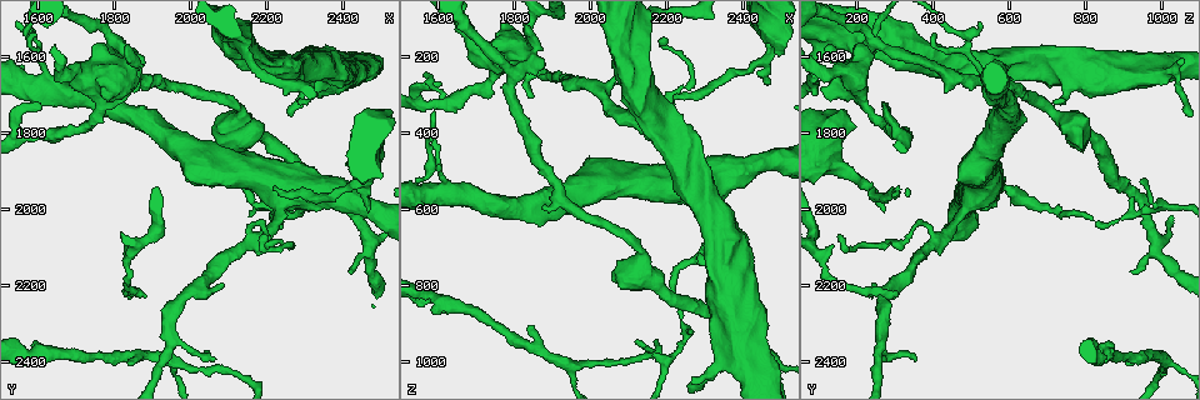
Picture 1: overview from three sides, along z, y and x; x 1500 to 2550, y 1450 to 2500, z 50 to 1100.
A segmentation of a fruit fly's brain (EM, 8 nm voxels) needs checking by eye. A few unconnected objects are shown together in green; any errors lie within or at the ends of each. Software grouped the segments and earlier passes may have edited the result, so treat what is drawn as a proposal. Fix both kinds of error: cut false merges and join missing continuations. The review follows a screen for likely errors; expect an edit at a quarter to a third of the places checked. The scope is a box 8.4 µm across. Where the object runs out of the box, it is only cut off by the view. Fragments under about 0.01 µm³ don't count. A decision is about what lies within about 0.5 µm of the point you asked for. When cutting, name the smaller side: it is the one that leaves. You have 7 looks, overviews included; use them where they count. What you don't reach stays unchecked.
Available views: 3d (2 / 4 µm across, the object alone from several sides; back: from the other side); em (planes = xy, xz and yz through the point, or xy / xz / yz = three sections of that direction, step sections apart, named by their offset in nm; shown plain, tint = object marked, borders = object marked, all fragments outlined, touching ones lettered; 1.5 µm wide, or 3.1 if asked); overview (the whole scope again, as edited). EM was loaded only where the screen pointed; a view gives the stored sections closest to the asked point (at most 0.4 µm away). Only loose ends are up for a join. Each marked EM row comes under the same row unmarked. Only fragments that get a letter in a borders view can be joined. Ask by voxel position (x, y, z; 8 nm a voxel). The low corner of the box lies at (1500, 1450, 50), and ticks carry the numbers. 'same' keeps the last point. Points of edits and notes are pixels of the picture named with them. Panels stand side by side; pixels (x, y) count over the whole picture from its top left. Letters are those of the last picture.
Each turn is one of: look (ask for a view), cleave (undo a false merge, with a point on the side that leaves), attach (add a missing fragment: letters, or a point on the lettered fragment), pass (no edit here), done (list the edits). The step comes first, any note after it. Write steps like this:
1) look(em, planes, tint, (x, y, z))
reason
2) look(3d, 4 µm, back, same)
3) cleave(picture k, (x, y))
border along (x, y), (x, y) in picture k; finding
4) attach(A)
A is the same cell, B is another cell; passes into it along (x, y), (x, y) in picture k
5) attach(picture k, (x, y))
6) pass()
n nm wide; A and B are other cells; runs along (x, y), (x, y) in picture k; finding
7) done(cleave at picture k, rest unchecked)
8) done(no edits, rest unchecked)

look(3d, 2 µm, (1845, 1630, 195))
four or more arms meet

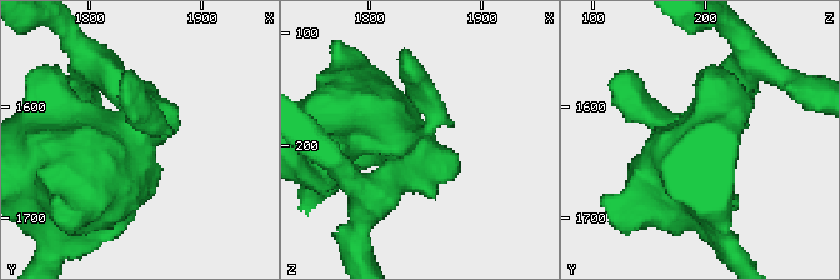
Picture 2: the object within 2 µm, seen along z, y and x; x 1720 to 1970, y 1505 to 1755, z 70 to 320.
look(em, yz, step 4, borders, (1838, 1628, 196))
now the EM

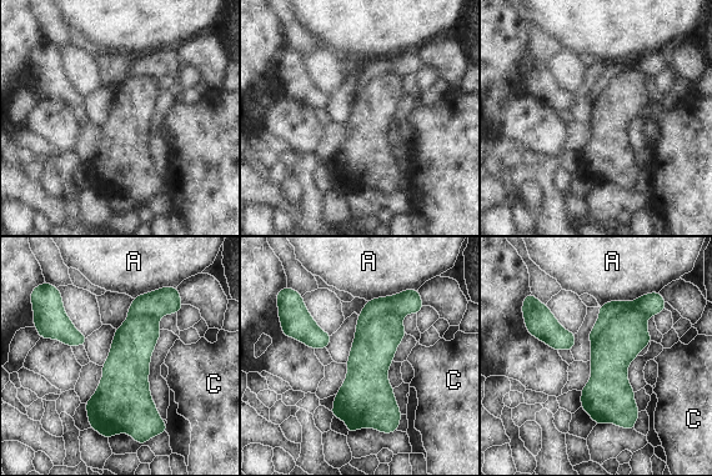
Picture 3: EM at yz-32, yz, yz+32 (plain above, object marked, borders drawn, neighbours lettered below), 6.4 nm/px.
cleave(picture 3, (652, 304))
A touches over 400 nm; A and C are other cells; the part that leaves runs along (658, 306), (617, 306), (592, 337) in picture 3; two neurons meet here

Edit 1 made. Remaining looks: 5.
look(overview)

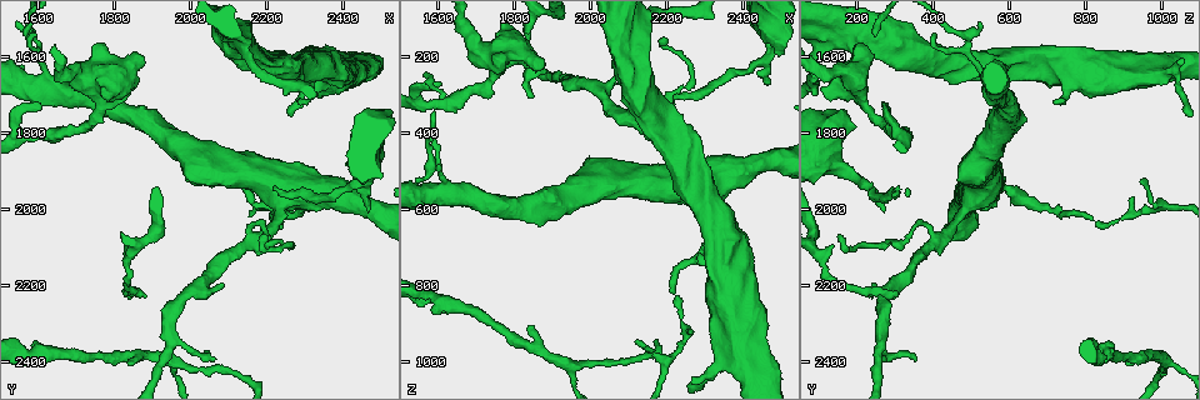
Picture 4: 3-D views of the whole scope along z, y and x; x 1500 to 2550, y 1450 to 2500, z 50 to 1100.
look(3d, 2 µm, (2085, 2190, 240))
branch stops here

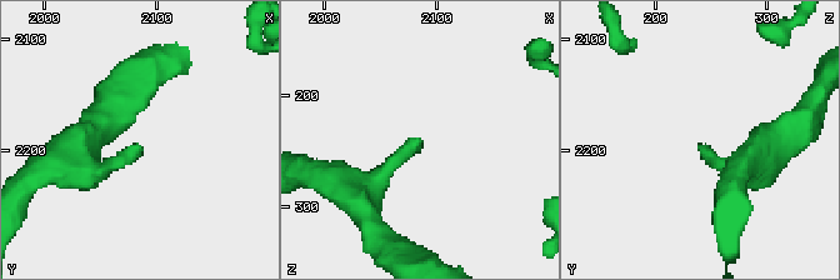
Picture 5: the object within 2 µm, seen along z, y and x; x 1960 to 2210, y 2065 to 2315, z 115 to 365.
look(em, xz, step 8, tint, (2084, 2196, 240))

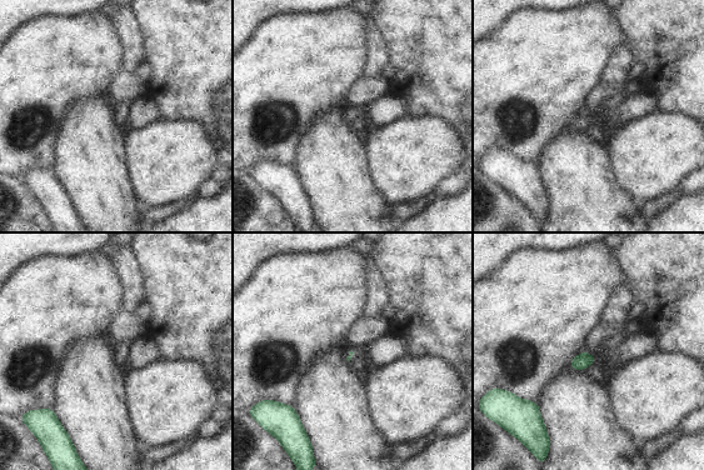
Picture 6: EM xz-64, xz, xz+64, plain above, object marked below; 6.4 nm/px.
look(em, planes, borders, same)

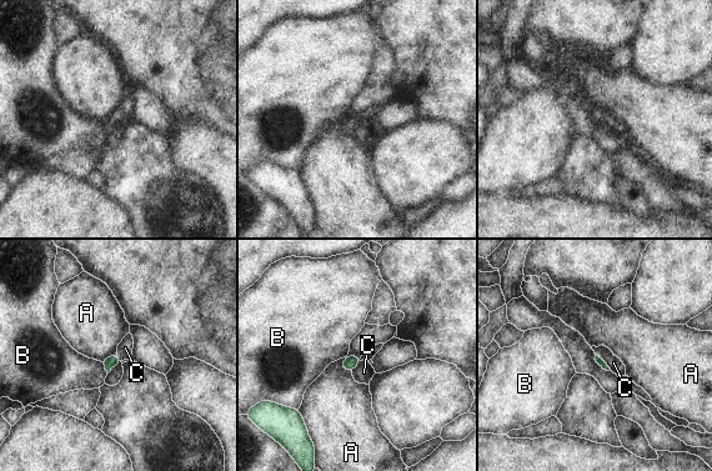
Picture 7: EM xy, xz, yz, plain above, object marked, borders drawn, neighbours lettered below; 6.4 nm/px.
attach(C)
C is the same cell, A and B are other cells; passes into it along (598, 360), (605, 362), (613, 362) in picture 7; the neuron continues

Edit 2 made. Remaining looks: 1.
look(em, planes, borders, (2045, 2395, 355))
an open end

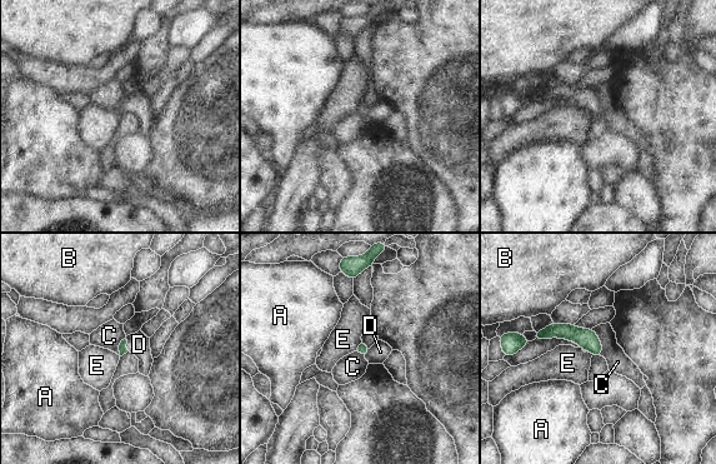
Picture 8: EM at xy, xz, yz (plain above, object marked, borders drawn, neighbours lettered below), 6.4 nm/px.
attach(D)
D is the same cell, A, B, C and E are other cells; passes into it along (123, 349), (126, 343), (139, 344) in picture 8; the neuron continues

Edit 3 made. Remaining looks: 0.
done(cleave at picture 3, attach at picture 7, attach at picture 8, rest unchecked)

